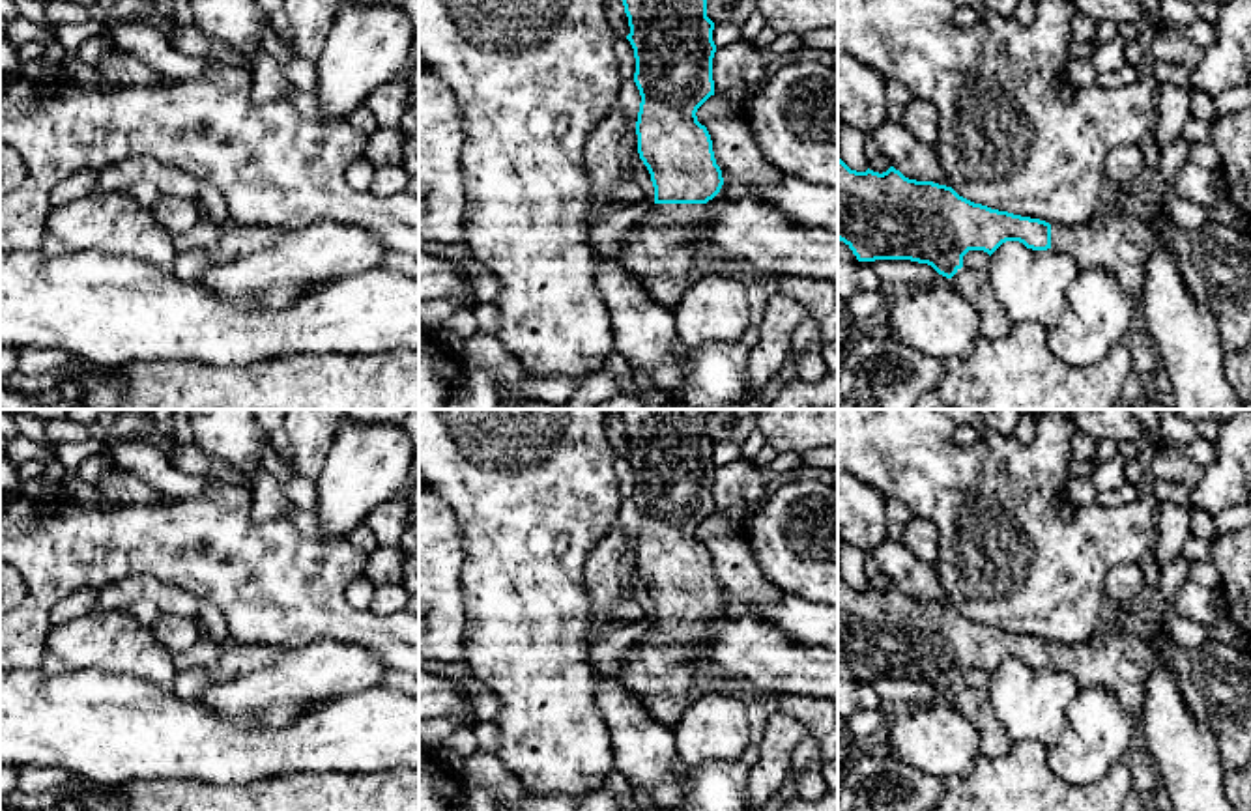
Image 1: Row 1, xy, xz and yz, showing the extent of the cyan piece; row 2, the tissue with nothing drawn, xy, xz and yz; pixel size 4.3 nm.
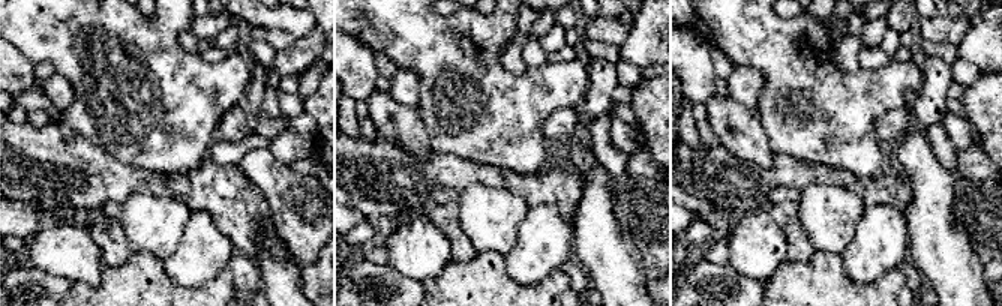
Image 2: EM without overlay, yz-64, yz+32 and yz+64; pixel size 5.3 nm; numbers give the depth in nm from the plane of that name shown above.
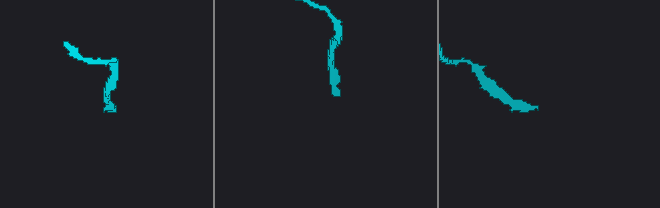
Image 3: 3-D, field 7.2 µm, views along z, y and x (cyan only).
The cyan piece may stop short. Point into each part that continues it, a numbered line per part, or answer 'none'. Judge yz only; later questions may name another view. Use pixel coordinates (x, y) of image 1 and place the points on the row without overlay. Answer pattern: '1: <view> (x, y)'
1: yz (1121, 662)

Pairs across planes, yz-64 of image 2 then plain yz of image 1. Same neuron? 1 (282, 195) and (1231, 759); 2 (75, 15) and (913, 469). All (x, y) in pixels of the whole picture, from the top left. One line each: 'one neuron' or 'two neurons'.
1: one neuron
2: one neuron

